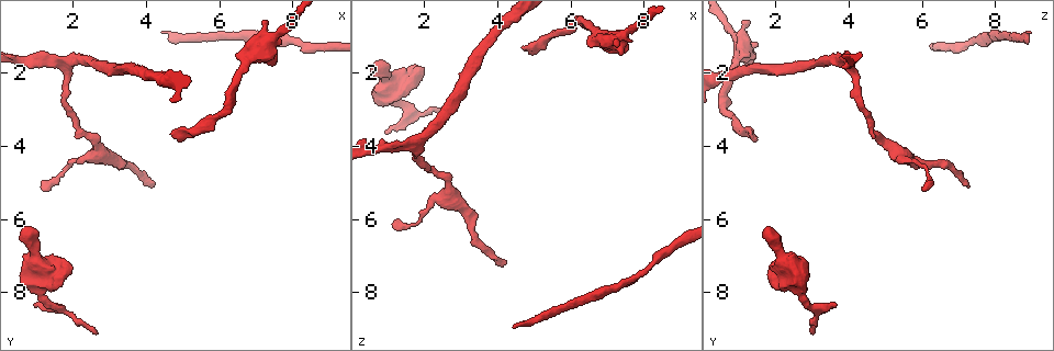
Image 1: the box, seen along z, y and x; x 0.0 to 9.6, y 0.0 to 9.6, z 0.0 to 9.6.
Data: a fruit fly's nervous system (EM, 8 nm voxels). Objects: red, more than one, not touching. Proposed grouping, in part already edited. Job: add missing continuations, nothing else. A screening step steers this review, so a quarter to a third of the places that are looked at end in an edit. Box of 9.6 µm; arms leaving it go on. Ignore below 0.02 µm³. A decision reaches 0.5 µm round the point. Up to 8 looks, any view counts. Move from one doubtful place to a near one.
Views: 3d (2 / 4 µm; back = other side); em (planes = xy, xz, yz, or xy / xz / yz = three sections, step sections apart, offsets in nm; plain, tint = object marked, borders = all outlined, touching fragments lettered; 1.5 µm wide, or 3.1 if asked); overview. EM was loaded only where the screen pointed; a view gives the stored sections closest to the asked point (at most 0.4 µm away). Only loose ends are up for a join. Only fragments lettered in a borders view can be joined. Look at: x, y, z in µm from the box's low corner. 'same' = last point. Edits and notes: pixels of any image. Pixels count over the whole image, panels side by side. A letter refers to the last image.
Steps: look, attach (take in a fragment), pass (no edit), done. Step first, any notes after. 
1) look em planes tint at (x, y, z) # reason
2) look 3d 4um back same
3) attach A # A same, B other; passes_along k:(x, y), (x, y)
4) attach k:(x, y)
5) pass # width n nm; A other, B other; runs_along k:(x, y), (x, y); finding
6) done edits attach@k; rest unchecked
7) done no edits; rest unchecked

look 3d 4um at (4.65, 3.60, 1.30) # end of a long branch

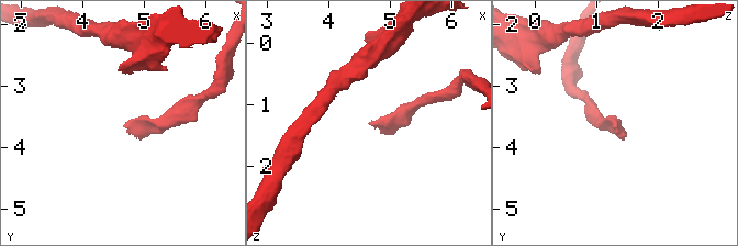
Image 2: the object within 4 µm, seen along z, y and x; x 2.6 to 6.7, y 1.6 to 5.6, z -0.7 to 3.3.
look em xy step 8 borders at (4.65, 3.60, 1.25) # now the EM

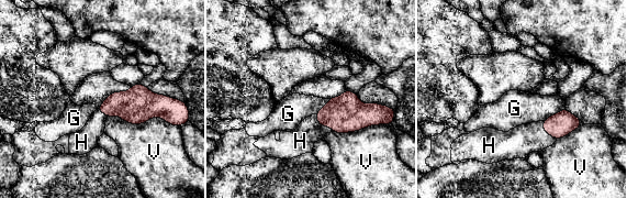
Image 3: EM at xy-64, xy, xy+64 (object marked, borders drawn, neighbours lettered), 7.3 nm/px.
attach H # G other, H same, V other; passes_along 3:(346, 113), (322, 127), (300, 141); the neuron continues

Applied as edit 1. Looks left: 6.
look overview # see it whole again

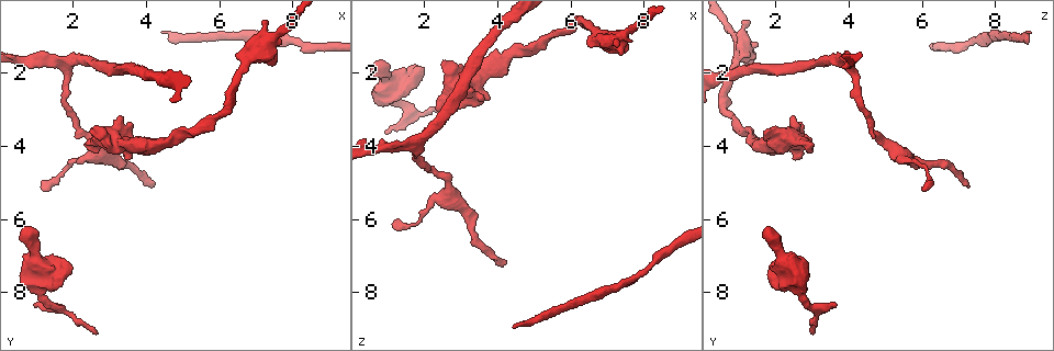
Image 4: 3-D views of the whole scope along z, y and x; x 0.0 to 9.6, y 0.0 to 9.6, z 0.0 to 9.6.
look em planes plain at (4.40, 0.90, 8.95) # branch stops here

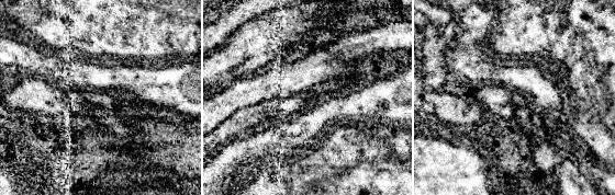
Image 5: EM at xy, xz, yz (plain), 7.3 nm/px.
look em planes borders same # see the neighbours

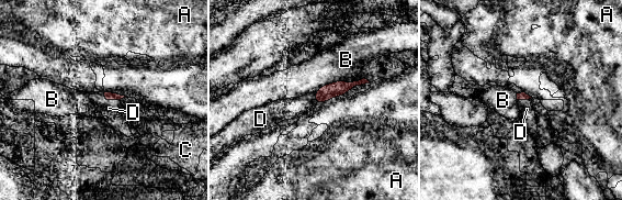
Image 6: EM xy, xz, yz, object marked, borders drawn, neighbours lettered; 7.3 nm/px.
attach D # A other, B other, C other, D same; the neuron continues

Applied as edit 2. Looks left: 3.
look overview

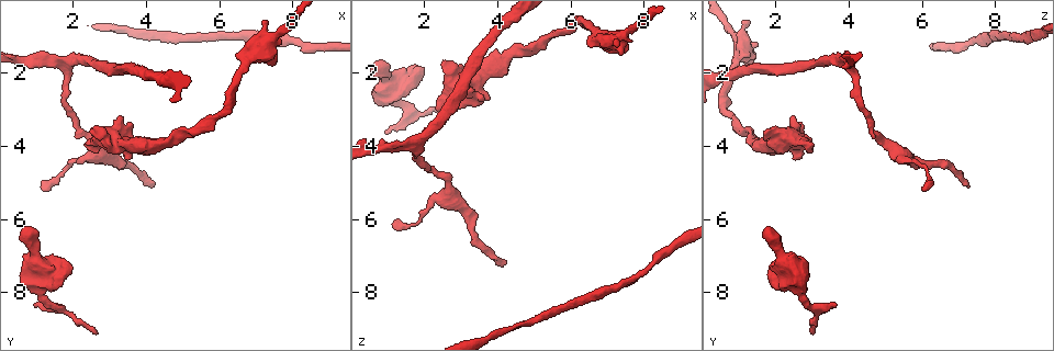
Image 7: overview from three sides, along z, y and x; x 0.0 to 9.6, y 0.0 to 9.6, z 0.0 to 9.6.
look em planes borders at (1.10, 5.15, 6.10) # tapers out

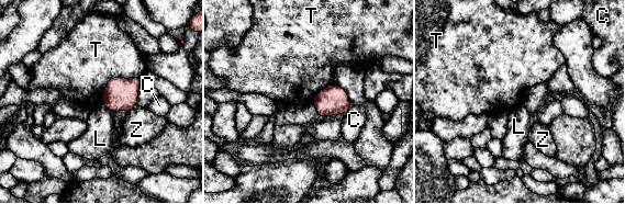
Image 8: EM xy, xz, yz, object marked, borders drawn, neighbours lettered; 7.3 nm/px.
pass # longest_contact T 340 nm; C other, L other, T other, Z other; border 8:(140, 76), (111, 78), (101, 102); no lettered fragment goes on from it

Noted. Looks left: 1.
done edits attach@3, attach@6; rest unchecked

